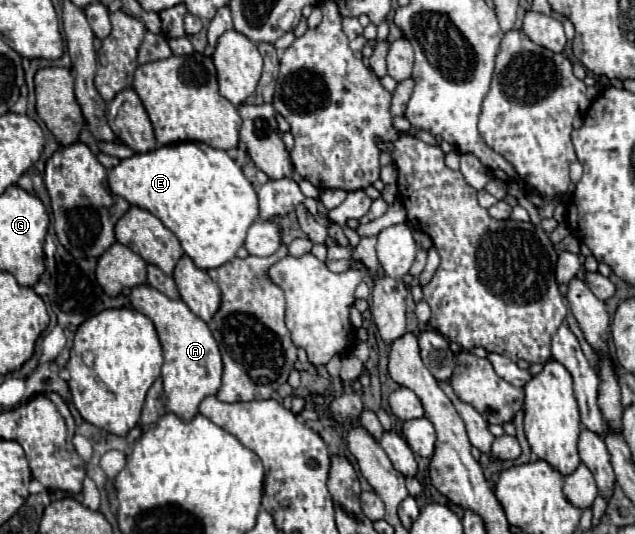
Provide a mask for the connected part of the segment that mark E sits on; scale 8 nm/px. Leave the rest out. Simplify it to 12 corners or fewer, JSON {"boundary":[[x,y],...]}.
{"boundary":[[175,143],[109,187],[199,269],[235,259],[257,193],[223,149]]}

